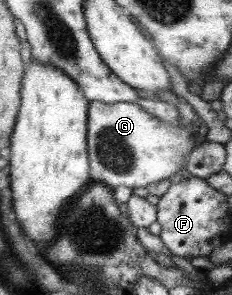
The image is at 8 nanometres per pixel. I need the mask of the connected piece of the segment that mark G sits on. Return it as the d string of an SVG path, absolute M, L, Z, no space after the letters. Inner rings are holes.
M93 101L88 104L86 114L86 151L88 154L88 177L92 182L114 188L125 186L125 188L143 188L147 184L161 182L161 180L173 180L176 172L186 163L187 155L191 149L205 140L203 135L188 133L180 122L176 125L167 124L158 118L147 114L136 103L113 103L103 104Z

